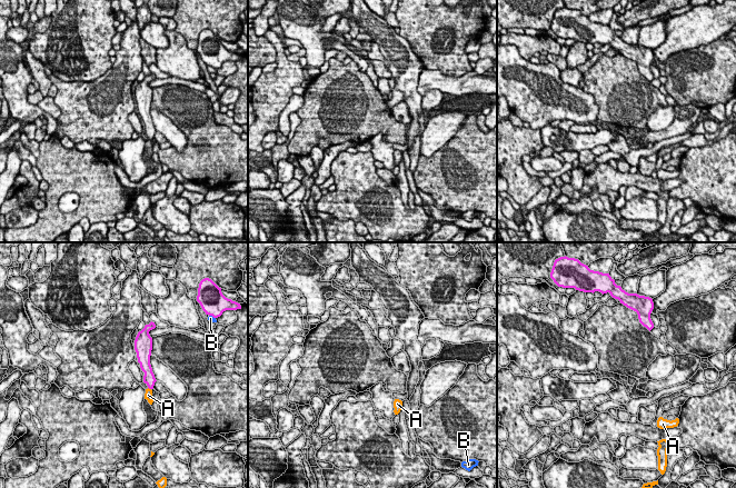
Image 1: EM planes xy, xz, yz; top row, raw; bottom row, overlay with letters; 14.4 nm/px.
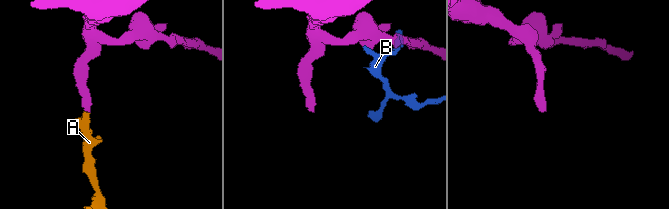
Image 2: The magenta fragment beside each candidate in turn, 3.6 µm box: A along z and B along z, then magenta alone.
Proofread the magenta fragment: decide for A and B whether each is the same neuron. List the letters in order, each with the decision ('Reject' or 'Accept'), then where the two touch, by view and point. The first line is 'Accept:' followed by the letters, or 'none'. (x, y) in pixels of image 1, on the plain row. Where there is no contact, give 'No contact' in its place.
Accept: A
A: Accept. Touches magenta at xy (149, 139)
B: Reject. Touches magenta at xy (212, 67)

